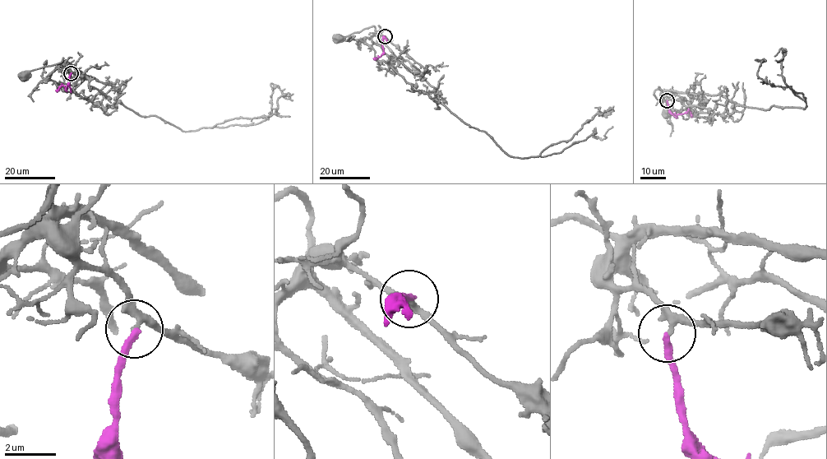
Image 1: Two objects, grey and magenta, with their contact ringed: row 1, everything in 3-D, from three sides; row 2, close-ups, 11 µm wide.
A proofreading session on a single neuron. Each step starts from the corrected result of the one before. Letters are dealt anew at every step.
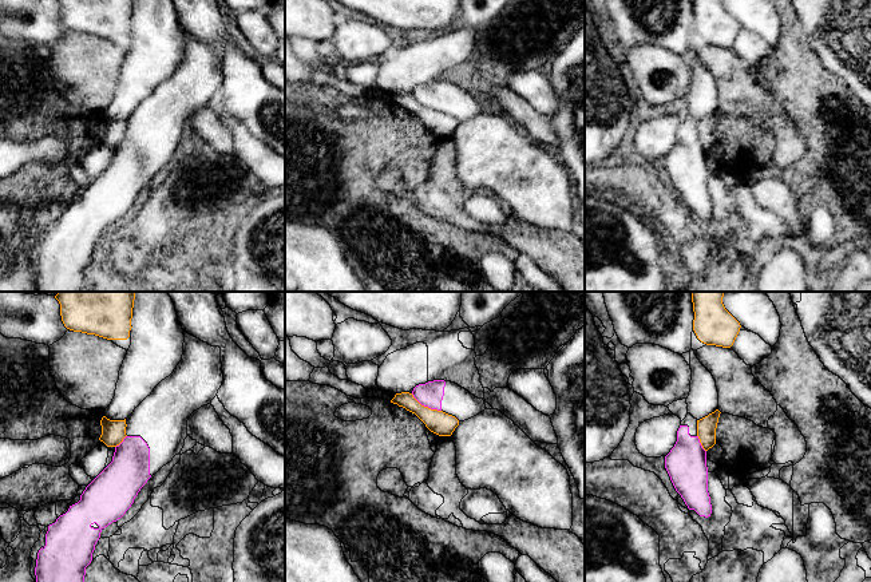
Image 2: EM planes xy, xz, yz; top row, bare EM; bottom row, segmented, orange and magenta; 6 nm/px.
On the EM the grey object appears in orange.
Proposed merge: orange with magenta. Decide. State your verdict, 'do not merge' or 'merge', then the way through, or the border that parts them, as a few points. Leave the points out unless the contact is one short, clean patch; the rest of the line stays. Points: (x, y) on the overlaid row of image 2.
do not merge; border xz (411, 394), (422, 404), (440, 411)

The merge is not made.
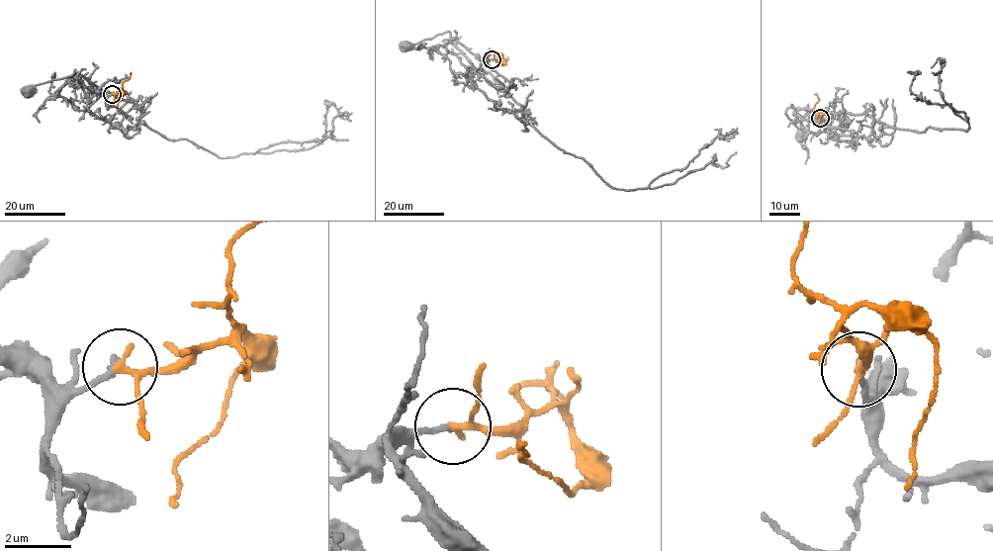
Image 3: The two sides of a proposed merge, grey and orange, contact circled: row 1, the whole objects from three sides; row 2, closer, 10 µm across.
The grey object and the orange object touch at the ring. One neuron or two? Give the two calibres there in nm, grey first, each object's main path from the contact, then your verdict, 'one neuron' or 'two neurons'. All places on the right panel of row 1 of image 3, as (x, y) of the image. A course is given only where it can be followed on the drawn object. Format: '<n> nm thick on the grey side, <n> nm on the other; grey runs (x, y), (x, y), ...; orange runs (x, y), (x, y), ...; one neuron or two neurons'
160 nm thick on the grey side, 190 nm on the other; grey runs (819, 118), (805, 120), (795, 115), (794, 109), (787, 109), (785, 113), (799, 137); orange runs (819, 118), (813, 108), (819, 100), (814, 94); one neuron

